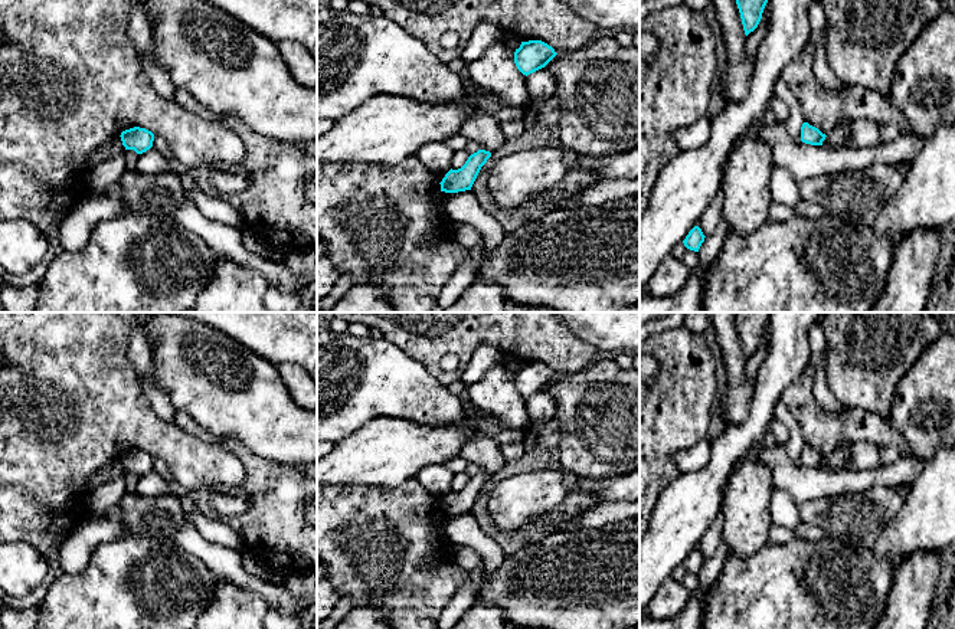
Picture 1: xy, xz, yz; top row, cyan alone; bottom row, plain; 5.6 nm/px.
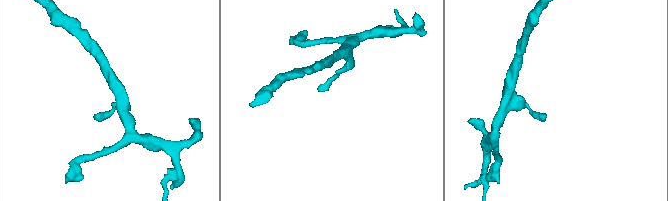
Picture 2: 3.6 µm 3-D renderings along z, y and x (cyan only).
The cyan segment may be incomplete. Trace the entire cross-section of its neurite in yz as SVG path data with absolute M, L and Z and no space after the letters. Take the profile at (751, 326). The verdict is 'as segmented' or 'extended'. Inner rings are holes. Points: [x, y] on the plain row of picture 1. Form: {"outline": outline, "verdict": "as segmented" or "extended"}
{"outline": "M737 312L736 327L740 335L745 357L753 354L768 325L769 312Z", "verdict": "as segmented"}

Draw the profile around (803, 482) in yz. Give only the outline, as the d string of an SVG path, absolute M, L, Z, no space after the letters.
M763 443L759 461L771 468L774 488L788 491L798 505L822 497L857 494L873 487L910 485L928 463L928 461L909 455L877 469L833 472L795 465L784 446L765 448Z

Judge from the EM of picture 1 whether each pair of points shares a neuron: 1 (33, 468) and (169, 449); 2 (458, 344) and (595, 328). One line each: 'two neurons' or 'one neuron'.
1: one neuron
2: two neurons

